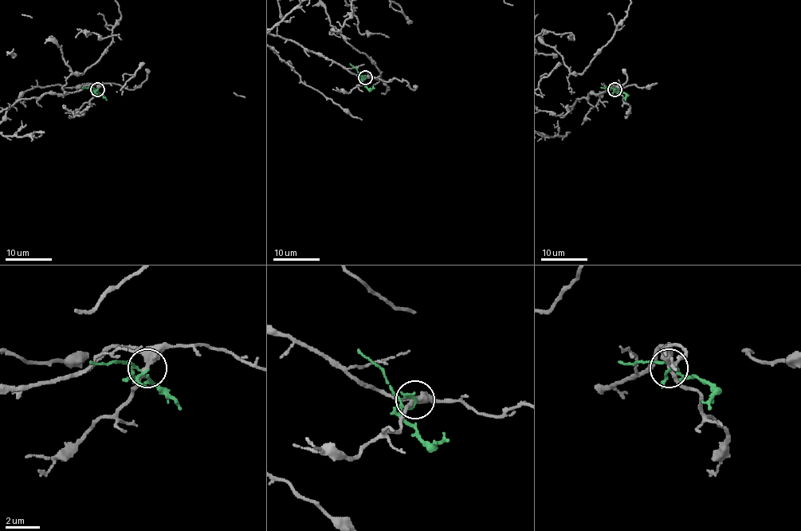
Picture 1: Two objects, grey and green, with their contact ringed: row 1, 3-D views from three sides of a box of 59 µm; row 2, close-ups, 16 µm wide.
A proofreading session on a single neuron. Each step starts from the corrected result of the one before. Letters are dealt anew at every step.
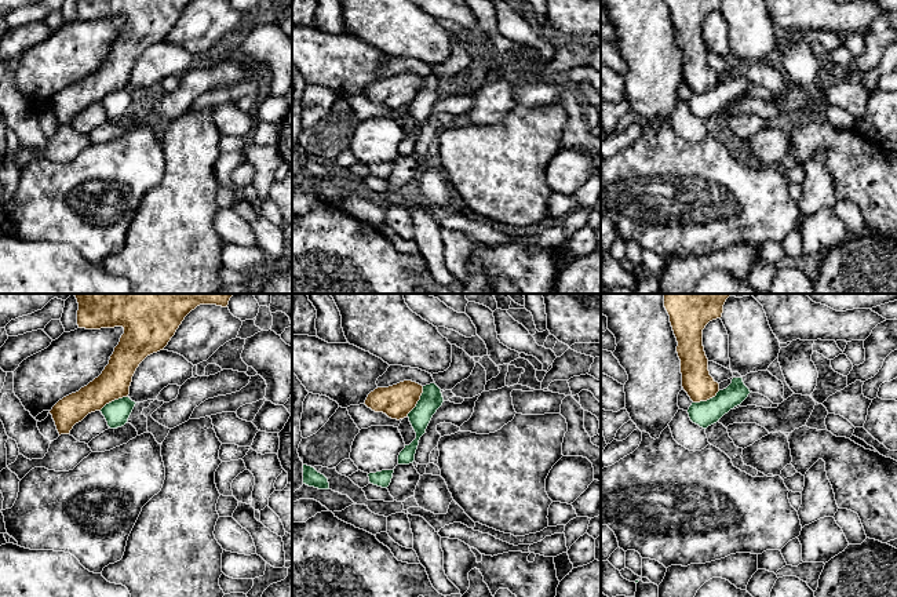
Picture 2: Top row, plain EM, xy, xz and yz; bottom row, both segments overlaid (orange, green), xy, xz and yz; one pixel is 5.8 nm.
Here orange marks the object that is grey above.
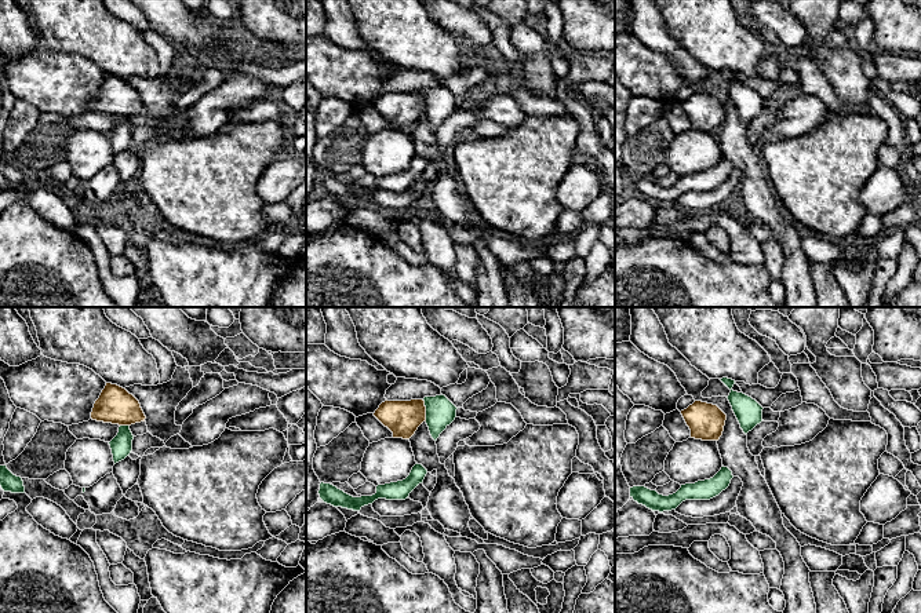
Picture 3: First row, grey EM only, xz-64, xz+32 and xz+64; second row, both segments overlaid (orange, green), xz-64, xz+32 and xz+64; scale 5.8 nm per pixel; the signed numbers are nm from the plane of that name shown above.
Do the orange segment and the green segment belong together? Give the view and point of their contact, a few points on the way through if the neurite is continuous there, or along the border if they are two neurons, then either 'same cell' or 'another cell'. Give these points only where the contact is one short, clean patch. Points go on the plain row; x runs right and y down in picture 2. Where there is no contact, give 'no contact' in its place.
contact xz (418, 91); border xz (423, 77), (420, 90), (407, 106); another cell

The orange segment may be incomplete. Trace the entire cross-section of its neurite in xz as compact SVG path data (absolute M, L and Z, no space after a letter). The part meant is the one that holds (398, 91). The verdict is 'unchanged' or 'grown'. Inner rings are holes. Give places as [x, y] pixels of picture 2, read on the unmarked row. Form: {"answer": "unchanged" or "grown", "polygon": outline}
{"answer": "unchanged", "polygon": "M404 72L389 79L375 80L364 95L375 103L383 103L389 109L400 112L416 98L422 84L422 76Z"}

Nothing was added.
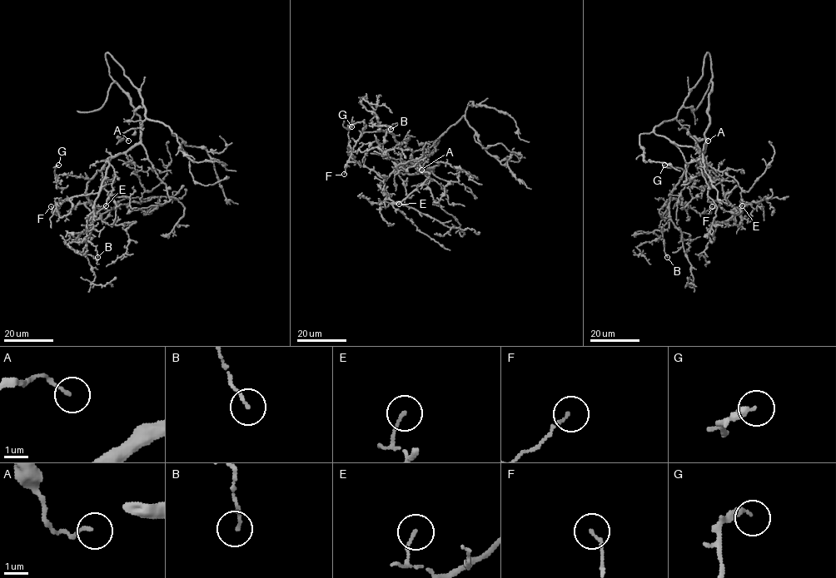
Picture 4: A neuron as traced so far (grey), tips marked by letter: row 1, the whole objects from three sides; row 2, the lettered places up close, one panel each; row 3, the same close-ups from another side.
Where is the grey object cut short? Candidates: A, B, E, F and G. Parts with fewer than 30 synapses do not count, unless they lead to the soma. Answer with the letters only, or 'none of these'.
none of these

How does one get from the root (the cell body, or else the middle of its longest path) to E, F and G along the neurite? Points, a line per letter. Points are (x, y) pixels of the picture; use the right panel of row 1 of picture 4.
E: (712, 86), (706, 146), (700, 157), (719, 180), (727, 201), (740, 214), (742, 205)
F: (712, 86), (705, 150), (687, 165), (669, 195), (699, 213), (712, 206)
G: (712, 86), (706, 146), (700, 157), (717, 178), (692, 176), (681, 168), (664, 165)

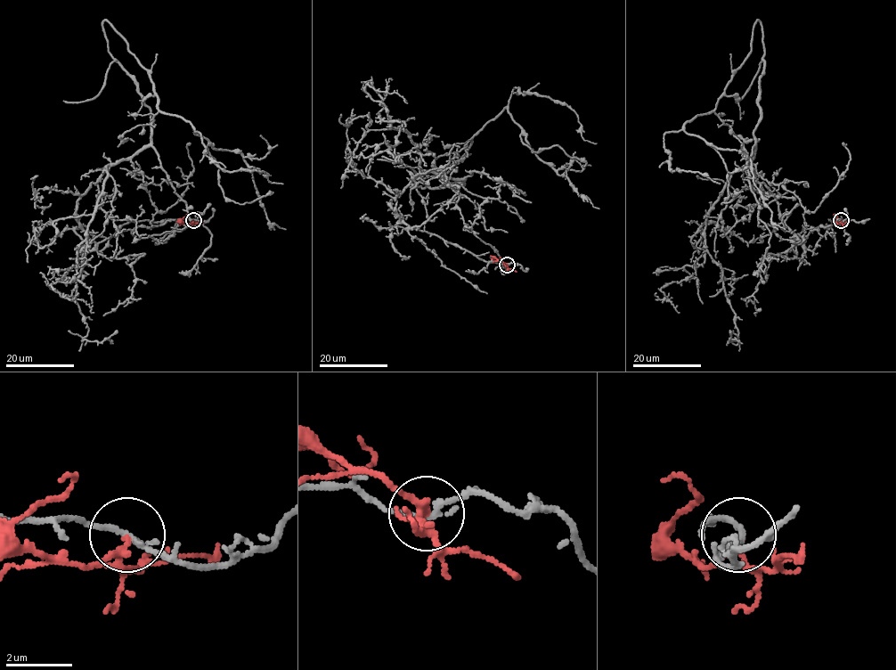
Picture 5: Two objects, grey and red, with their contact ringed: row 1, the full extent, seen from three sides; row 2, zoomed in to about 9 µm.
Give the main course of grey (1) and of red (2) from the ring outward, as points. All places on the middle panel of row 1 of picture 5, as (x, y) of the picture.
1: (506, 265), (410, 227), (389, 204), (424, 173), (464, 183), (416, 184), (503, 109), (599, 208)
2: (506, 265), (495, 257), (500, 260), (500, 257)

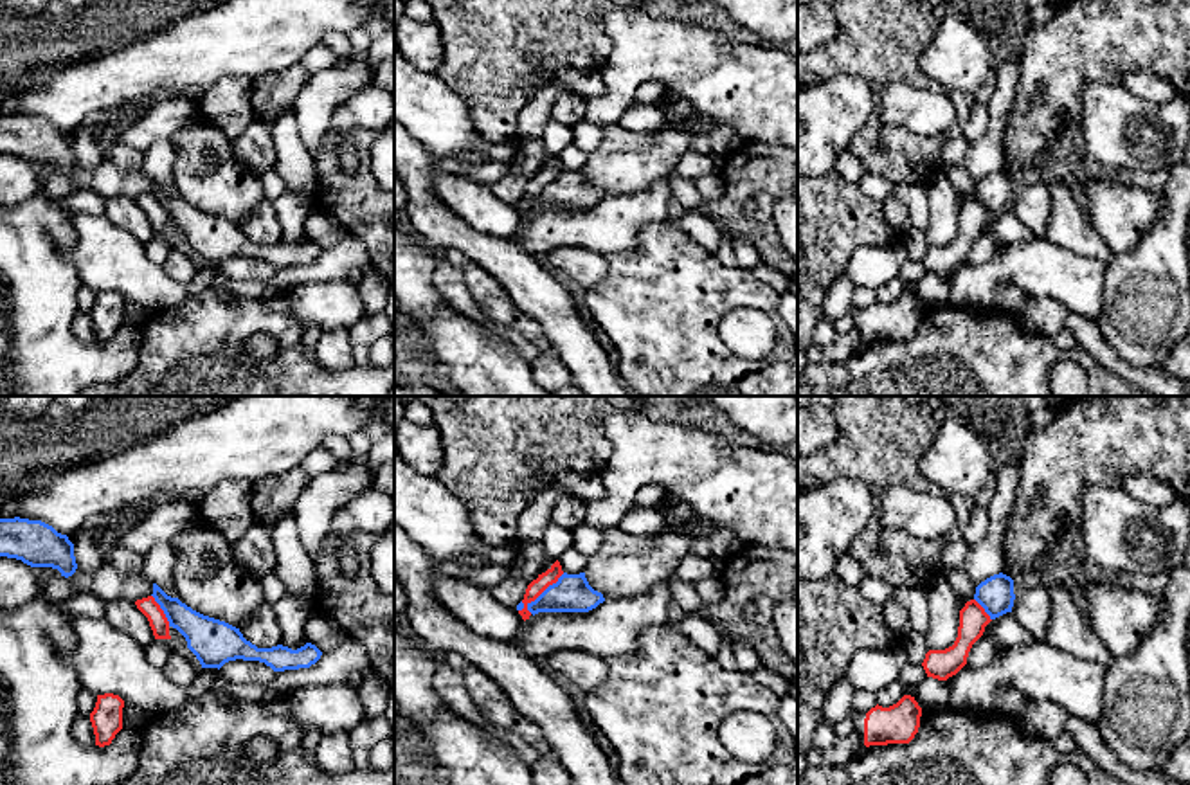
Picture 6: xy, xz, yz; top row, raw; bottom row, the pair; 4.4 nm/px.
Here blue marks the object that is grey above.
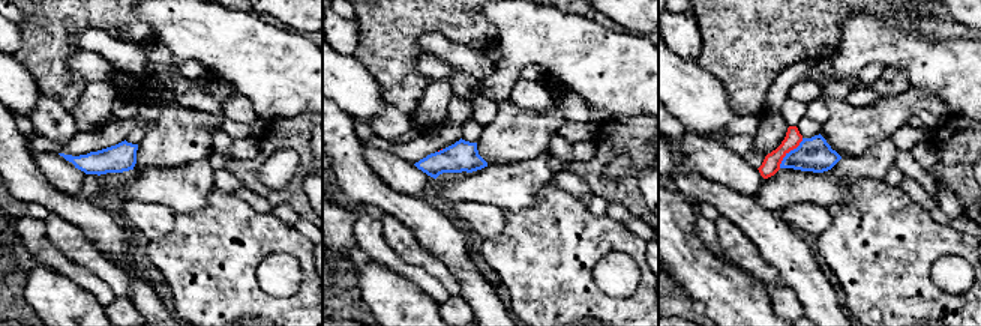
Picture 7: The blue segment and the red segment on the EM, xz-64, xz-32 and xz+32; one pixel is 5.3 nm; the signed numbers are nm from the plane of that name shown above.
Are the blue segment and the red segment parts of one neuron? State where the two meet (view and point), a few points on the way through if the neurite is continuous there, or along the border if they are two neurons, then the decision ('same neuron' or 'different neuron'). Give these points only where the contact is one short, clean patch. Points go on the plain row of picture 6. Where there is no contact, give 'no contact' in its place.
contact xz (542, 189); border xz (564, 170), (519, 207); different neuron

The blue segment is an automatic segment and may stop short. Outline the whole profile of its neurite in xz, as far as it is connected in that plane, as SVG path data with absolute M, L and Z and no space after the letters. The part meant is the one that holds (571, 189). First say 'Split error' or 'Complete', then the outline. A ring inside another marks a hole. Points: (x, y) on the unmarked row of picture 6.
Complete. M563 169L556 180L527 200L527 207L533 212L538 209L589 209L603 198L603 191L589 182L585 169Z

